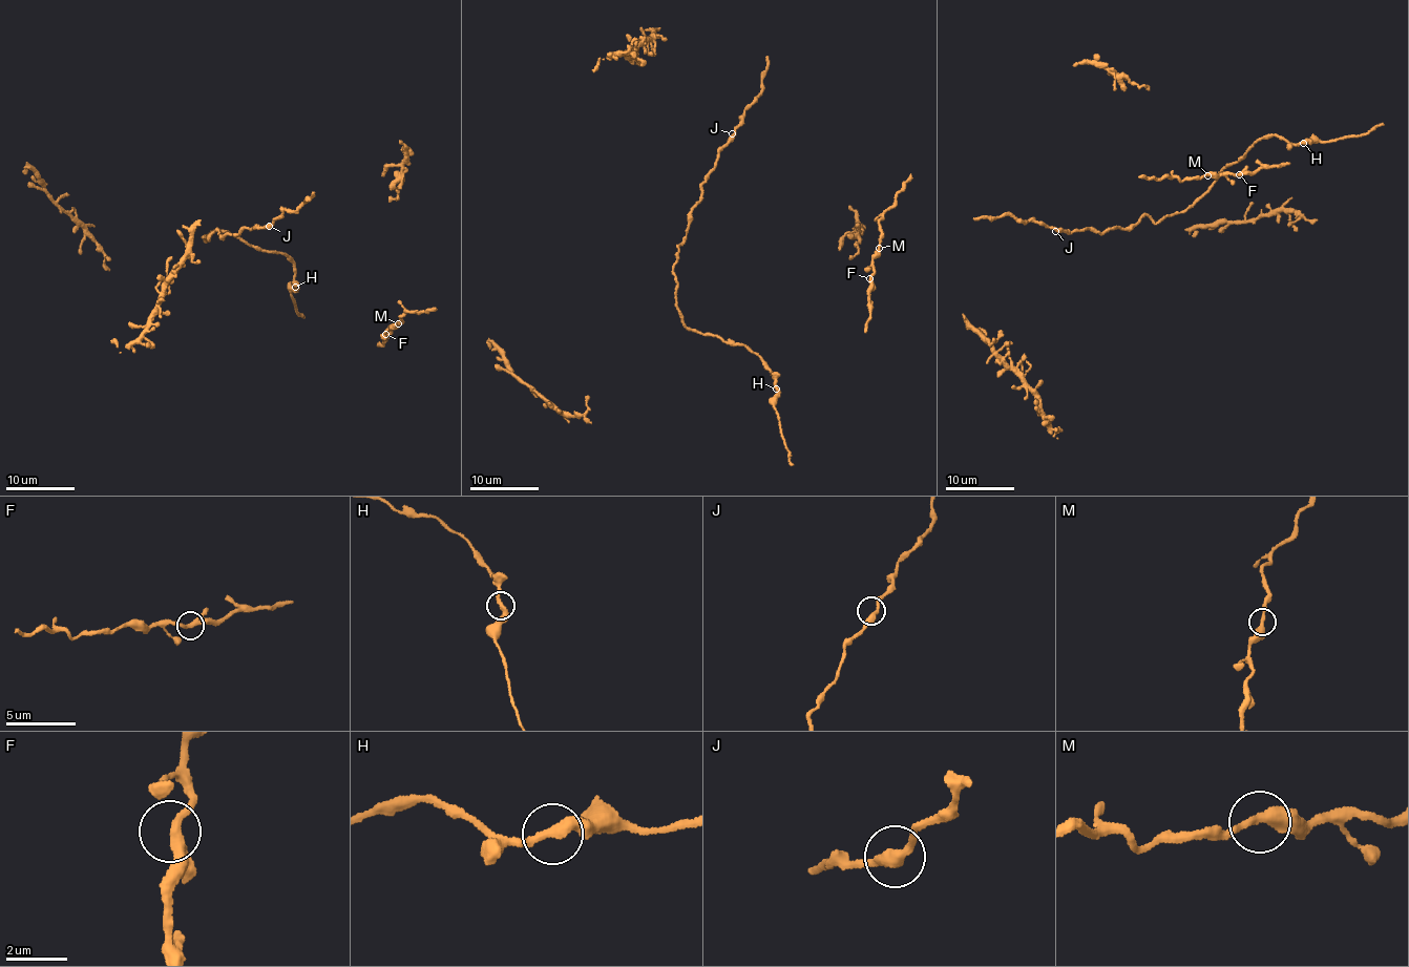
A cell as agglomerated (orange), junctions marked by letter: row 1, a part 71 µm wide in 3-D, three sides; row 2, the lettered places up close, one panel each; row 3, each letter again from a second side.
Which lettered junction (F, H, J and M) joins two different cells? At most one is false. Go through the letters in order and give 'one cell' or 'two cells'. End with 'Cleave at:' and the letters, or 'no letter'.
F: one cell
H: two cells
J: one cell
M: one cell
Cleave at: H

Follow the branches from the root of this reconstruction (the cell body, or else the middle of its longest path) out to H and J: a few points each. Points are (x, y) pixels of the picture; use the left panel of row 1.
H: (206, 238), (207, 234), (227, 231), (252, 247), (286, 254), (293, 264), (295, 287)
J: (206, 238), (204, 235), (208, 239), (215, 229), (225, 236), (253, 226), (269, 226)

